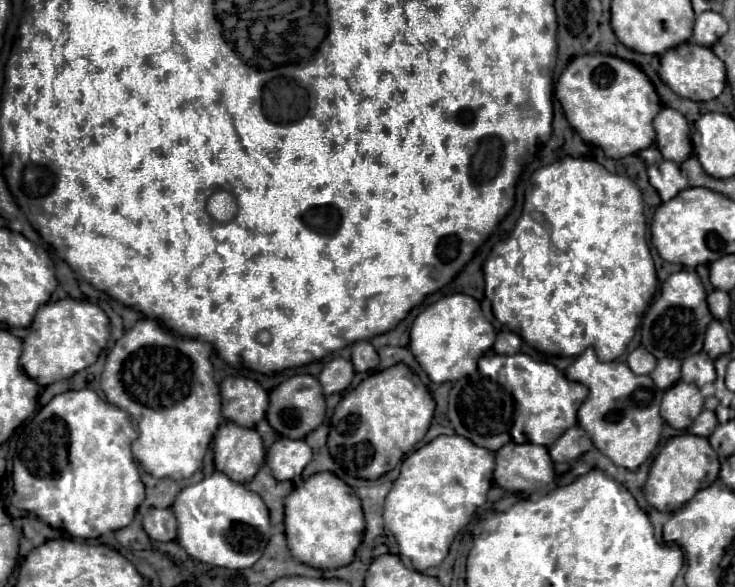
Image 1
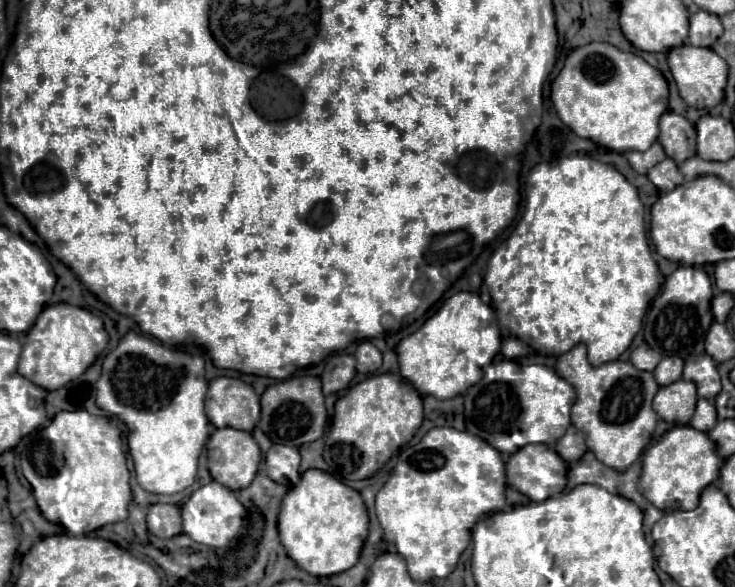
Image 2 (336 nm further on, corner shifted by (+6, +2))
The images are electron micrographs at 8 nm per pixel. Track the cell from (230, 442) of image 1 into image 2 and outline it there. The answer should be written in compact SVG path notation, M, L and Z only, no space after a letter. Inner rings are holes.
M224 427L224 429L216 429L210 435L208 441L208 469L214 481L230 487L232 491L240 491L244 487L248 487L258 471L258 463L260 463L260 447L254 441L252 433L248 431L240 431L240 429L232 429L232 427Z

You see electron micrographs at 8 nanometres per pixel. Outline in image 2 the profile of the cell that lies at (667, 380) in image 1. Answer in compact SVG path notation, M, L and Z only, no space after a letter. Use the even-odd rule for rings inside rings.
M664 357L654 369L654 379L658 385L670 385L682 377L684 361L680 357Z

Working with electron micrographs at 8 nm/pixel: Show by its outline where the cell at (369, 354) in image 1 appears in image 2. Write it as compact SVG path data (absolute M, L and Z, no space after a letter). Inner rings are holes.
M362 341L354 355L358 373L376 373L382 365L382 353L370 341Z

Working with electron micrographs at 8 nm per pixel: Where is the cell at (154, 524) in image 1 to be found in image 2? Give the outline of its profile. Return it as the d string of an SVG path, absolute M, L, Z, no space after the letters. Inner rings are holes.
M150 505L146 515L148 531L160 539L170 539L182 533L182 519L178 505Z

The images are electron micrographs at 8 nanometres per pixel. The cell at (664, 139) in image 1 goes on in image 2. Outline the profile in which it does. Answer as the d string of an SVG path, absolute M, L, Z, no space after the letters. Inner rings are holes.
M666 111L660 117L660 135L658 141L664 147L666 155L676 163L686 161L688 157L696 155L696 141L692 123L686 121L682 115Z

